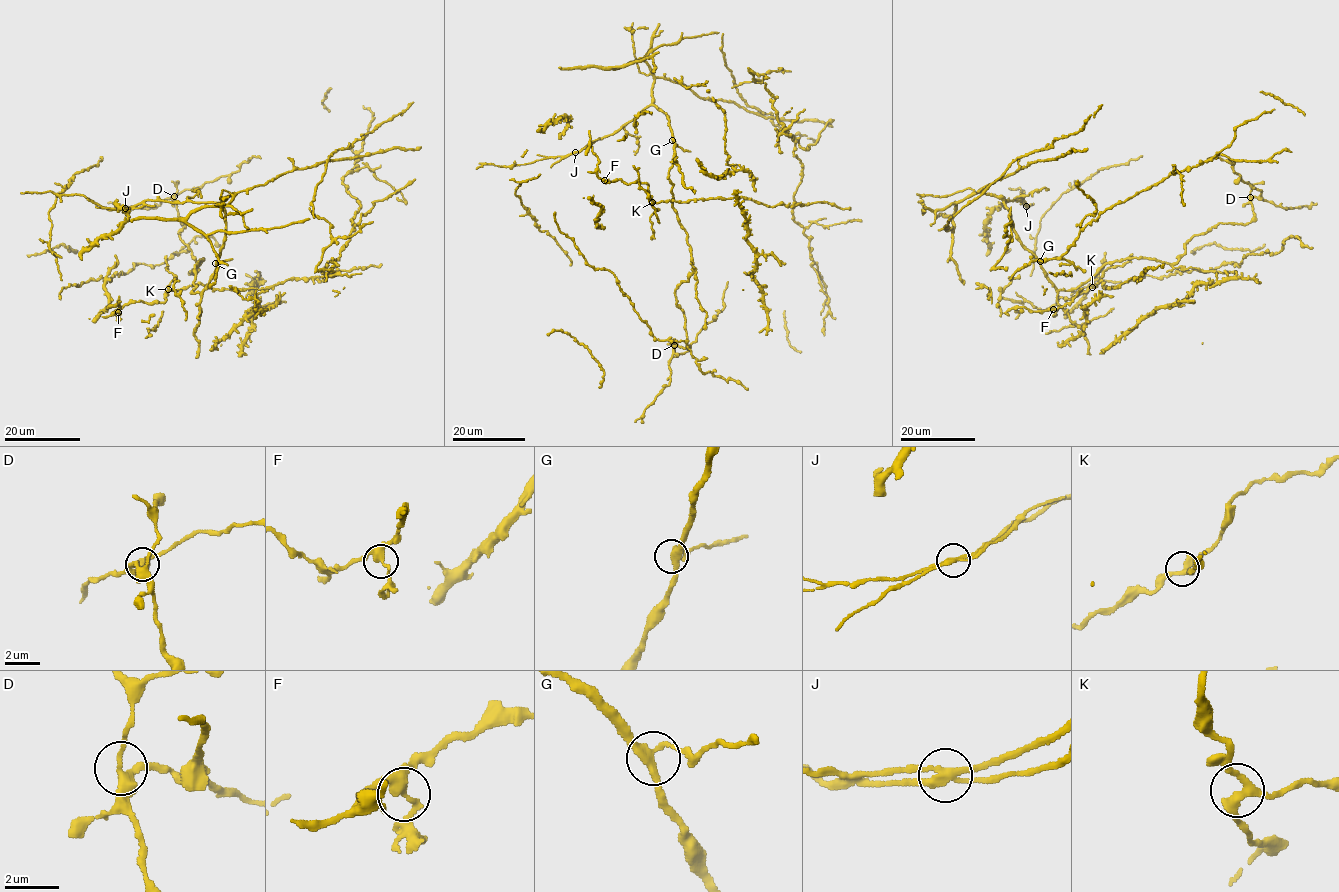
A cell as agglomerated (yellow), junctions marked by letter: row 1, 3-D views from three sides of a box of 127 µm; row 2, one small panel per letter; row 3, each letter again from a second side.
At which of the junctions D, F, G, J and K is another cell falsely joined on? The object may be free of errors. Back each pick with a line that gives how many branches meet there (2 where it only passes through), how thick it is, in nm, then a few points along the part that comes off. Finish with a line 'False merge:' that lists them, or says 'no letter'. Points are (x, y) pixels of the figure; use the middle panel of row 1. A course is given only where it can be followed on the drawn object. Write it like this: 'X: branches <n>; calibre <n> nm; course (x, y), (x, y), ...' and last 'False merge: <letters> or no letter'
J: branches 3; calibre 240 nm; course (575, 152), (550, 167)
False merge: J

